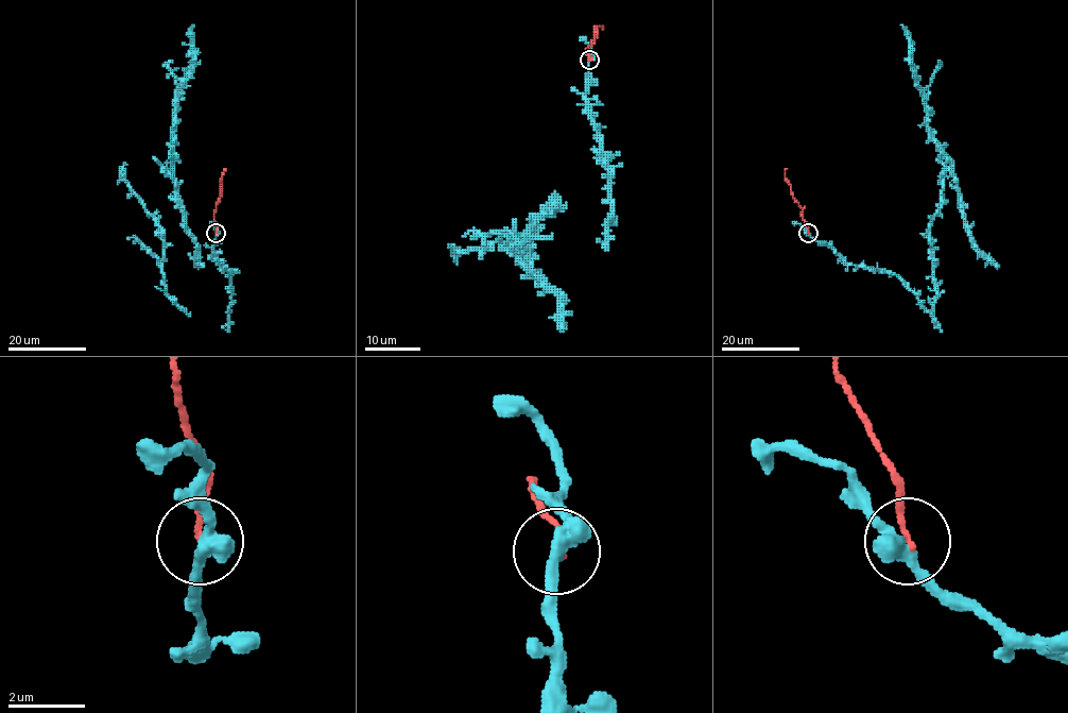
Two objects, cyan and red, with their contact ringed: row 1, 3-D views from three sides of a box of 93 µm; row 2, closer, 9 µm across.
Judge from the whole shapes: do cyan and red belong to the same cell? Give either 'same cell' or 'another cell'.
another cell

